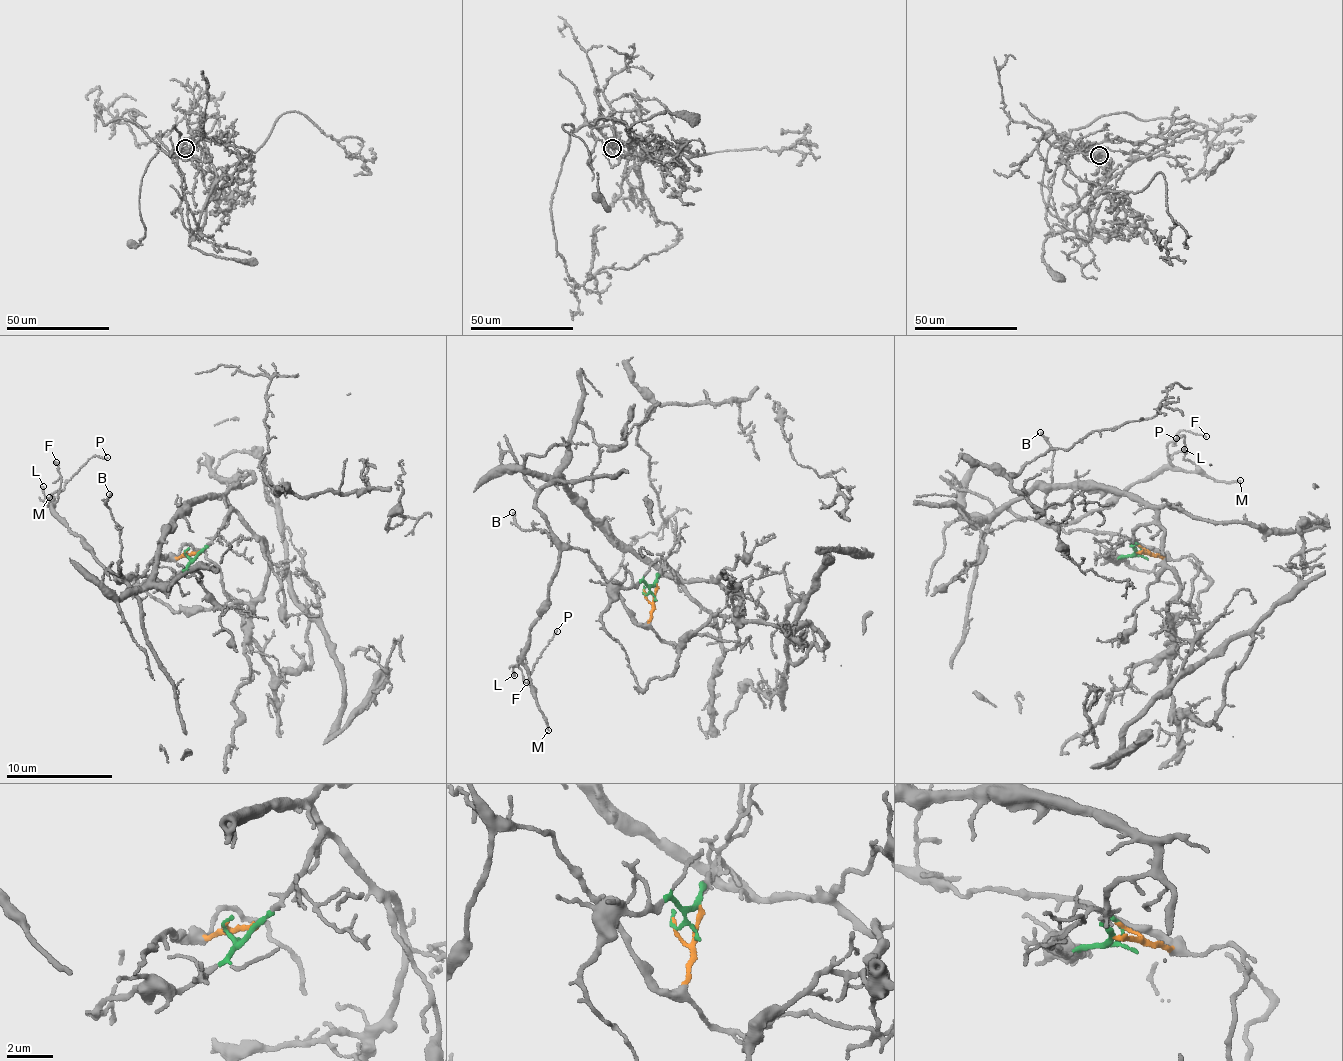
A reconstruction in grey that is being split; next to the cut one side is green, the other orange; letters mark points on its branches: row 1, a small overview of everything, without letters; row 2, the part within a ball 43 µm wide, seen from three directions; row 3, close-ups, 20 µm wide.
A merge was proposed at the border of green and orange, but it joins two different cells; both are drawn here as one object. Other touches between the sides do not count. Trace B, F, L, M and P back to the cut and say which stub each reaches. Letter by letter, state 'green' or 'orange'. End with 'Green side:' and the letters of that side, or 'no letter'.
B: orange
F: orange
L: orange
M: orange
P: orange
Green side: no letter

